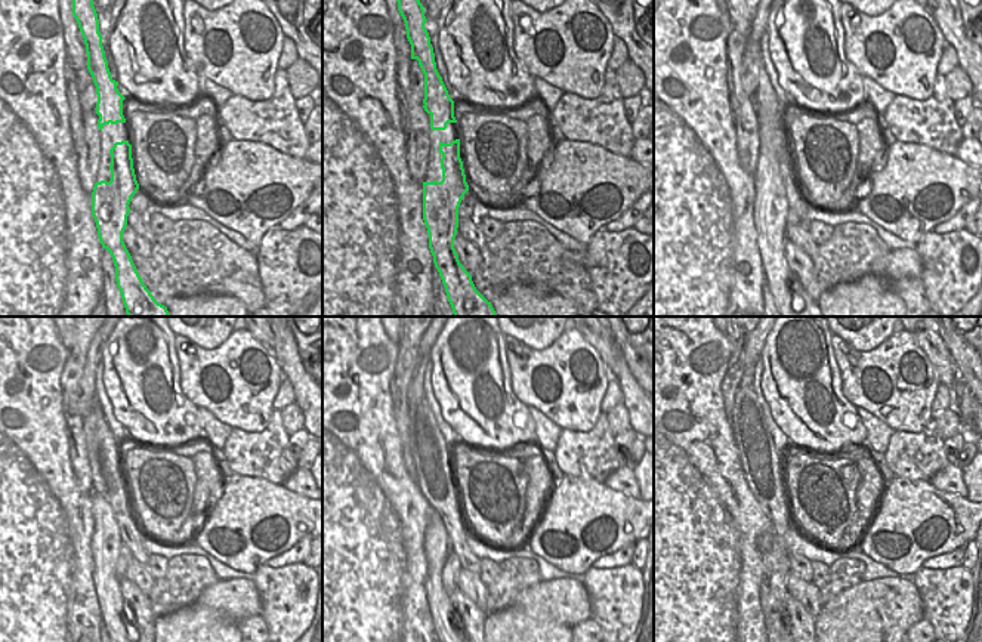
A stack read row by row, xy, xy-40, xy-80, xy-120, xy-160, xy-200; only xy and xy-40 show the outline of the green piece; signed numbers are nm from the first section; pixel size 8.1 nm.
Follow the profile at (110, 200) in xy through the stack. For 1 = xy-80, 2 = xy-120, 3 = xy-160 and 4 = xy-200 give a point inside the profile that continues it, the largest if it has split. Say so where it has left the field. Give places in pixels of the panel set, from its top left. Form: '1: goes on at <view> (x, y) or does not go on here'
1: goes on at xy-80 (771, 201)
2: goes on at xy-120 (117, 617)
3: goes on at xy-160 (437, 545)
4: goes on at xy-200 (766, 539)

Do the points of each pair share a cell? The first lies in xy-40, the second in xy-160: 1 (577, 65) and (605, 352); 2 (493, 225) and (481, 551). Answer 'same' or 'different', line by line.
1: different
2: different

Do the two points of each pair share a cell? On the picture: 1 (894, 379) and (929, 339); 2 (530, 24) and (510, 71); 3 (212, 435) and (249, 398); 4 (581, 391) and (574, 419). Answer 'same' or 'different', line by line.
1: different
2: different
3: different
4: same

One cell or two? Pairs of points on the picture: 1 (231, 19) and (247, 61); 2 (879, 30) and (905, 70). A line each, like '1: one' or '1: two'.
1: one
2: one

